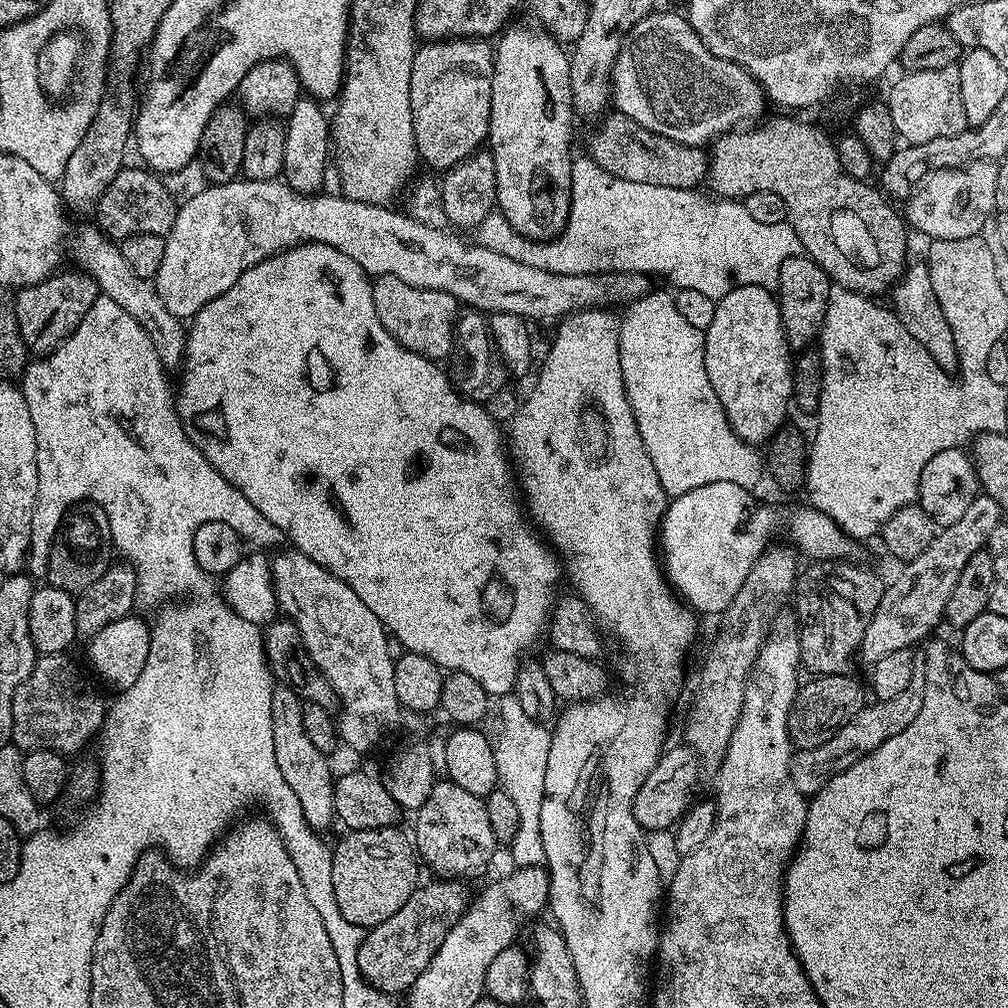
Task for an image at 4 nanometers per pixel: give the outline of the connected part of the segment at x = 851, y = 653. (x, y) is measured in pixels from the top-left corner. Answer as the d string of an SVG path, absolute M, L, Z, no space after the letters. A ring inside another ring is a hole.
M821 560L796 577L794 615L800 634L800 662L816 676L843 676L851 673L862 634L882 602L886 587L868 568L848 560Z

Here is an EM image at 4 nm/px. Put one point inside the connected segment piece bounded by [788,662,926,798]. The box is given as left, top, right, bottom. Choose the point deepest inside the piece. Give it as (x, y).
(810, 768)

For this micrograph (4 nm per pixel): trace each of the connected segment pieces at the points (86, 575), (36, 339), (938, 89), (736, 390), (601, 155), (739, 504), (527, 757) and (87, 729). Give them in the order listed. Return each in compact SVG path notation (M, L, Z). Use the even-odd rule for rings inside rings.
M81 502L69 511L60 531L52 539L47 583L58 590L79 594L106 574L113 563L112 556L114 549L106 510L91 502Z
M57 270L47 276L41 284L33 284L30 288L19 289L16 297L16 317L18 330L24 339L29 353L47 354L61 344L67 336L86 318L90 306L102 295L96 279L83 270L64 272Z
M956 64L946 66L942 70L920 70L904 72L901 80L889 90L886 103L890 110L890 118L894 120L894 130L897 137L905 145L925 144L934 142L934 138L956 136L968 127L966 110L962 110L962 86L958 82L958 67Z
M738 286L734 290L730 290L730 294L726 294L722 299L717 300L716 309L714 310L714 322L710 322L708 331L704 333L704 357L706 358L706 374L710 378L710 386L714 386L714 394L718 394L718 402L726 414L734 434L738 434L738 438L742 438L746 444L753 446L767 445L772 435L779 428L785 427L787 420L784 419L787 418L788 408L790 412L790 405L792 404L792 365L794 356L788 347L782 330L779 299L769 289L762 286Z
M619 114L605 115L599 121L596 133L592 136L590 157L602 170L630 182L647 182L649 186L670 186L671 188L691 188L693 190L705 183L708 174L709 157L703 147L691 148L662 138L633 120ZM608 116L608 117L607 117ZM605 119L605 120L604 120ZM604 120L604 121L603 121Z
M710 482L710 486L698 486L686 494L675 497L664 510L664 519L658 529L658 548L662 553L662 567L668 583L678 593L681 601L693 612L719 614L734 602L734 594L742 590L750 566L754 566L764 549L769 547L772 536L772 512L752 497L749 489L734 482Z
M515 698L501 699L499 704L500 733L494 736L494 762L498 766L499 791L510 794L518 809L518 834L514 834L510 845L513 865L538 868L544 864L542 798L546 790L546 758L550 758L552 733L541 721L529 718Z
M63 653L37 657L30 678L16 689L11 743L20 751L50 749L60 755L71 756L101 731L106 702L104 704L91 682L69 658Z

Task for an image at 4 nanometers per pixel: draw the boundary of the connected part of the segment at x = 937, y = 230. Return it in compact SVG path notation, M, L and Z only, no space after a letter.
M971 160L960 168L930 172L912 189L902 212L907 223L925 232L929 241L980 236L988 215L996 208L997 182L998 170L991 160Z

